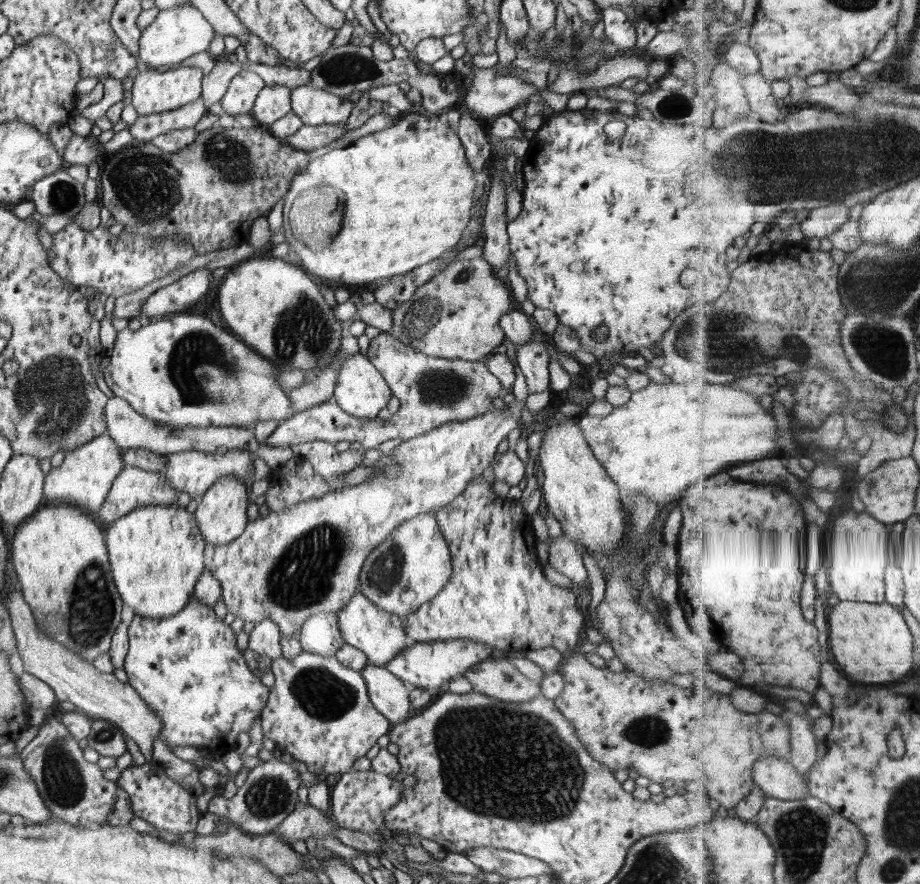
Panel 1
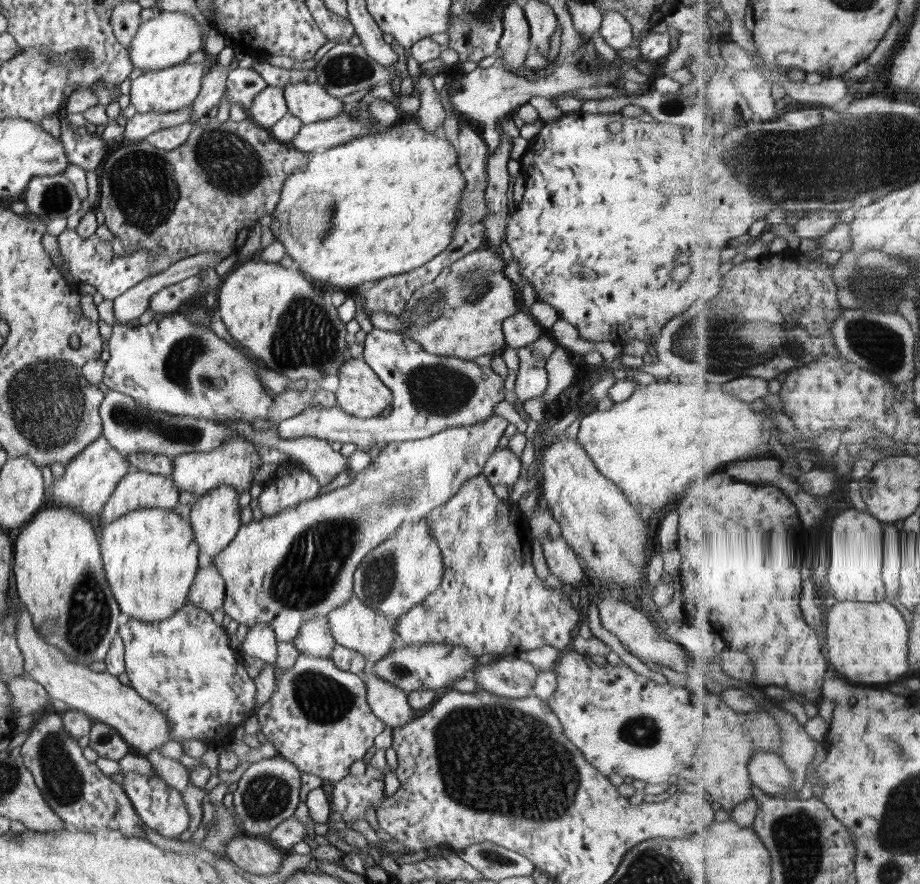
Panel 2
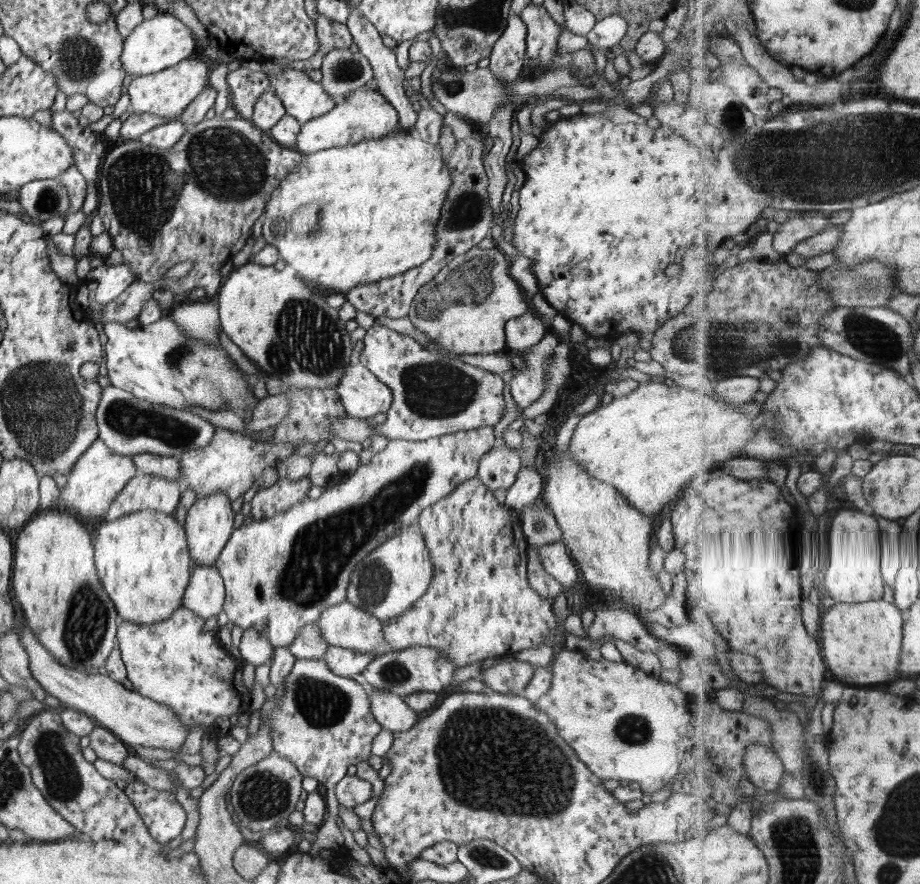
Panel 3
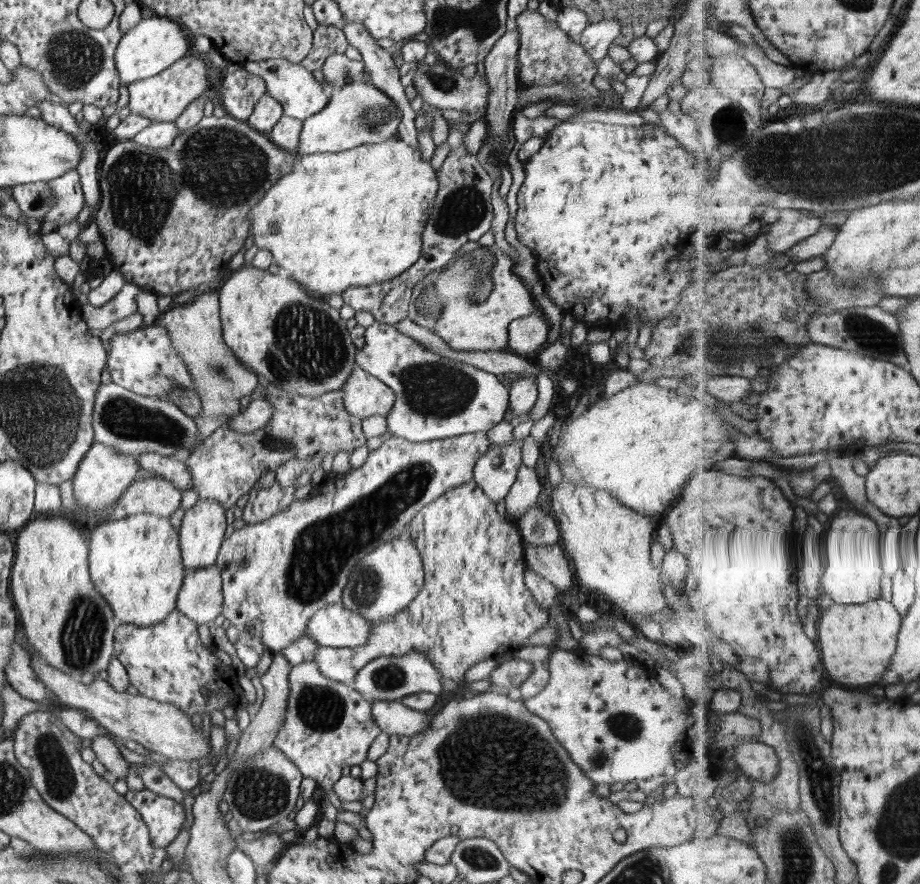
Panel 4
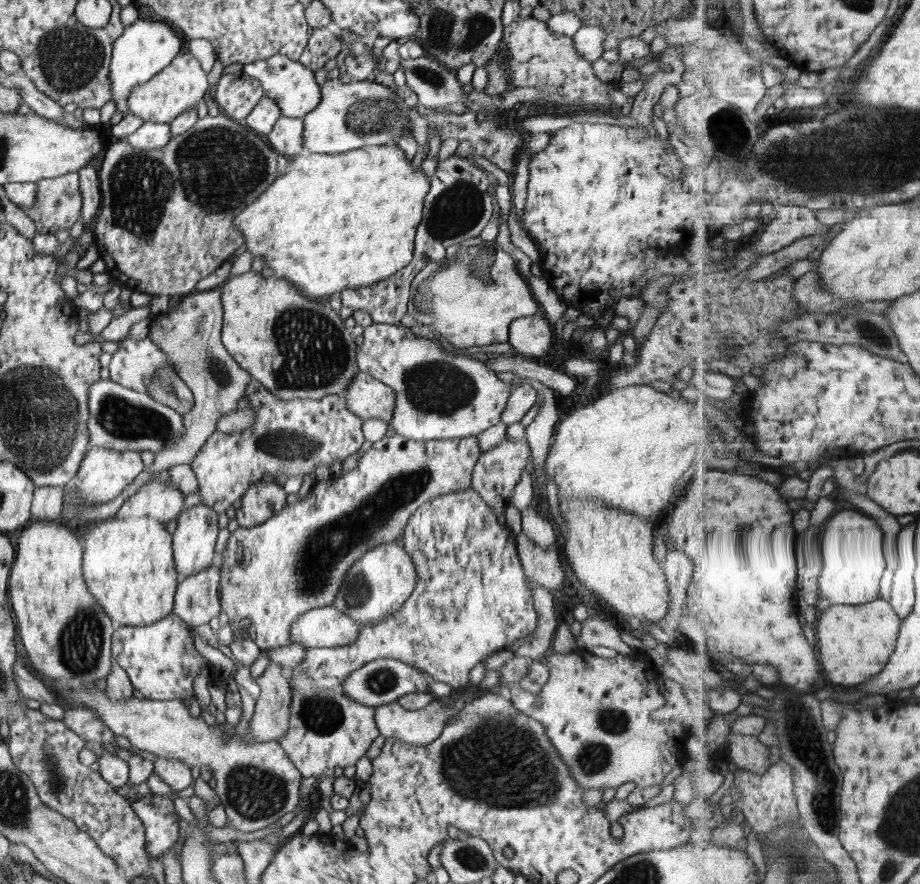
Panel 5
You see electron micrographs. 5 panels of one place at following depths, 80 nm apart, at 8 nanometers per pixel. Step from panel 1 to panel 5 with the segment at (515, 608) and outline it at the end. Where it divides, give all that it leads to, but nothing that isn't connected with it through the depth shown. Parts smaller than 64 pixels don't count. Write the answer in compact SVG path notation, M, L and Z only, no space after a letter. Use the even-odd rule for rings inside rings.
M471 486L422 503L408 519L402 538L417 572L410 598L393 615L379 623L362 626L352 644L307 649L303 661L285 673L292 689L296 671L306 671L317 687L339 687L351 672L381 658L401 660L435 681L457 688L469 681L468 672L478 662L484 662L492 652L507 649L516 640L535 632L539 616L517 553L515 535L507 526L500 526L495 512Z

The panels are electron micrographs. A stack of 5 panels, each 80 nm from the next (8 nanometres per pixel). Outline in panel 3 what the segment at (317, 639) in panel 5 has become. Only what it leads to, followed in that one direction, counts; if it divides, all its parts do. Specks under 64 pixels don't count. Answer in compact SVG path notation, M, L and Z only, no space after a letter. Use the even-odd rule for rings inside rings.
M346 600L340 604L330 606L320 614L316 622L321 628L323 639L332 646L339 646L358 652L377 652L382 654L385 647L384 633L382 626L385 622L377 619L369 612L355 607L350 601Z

